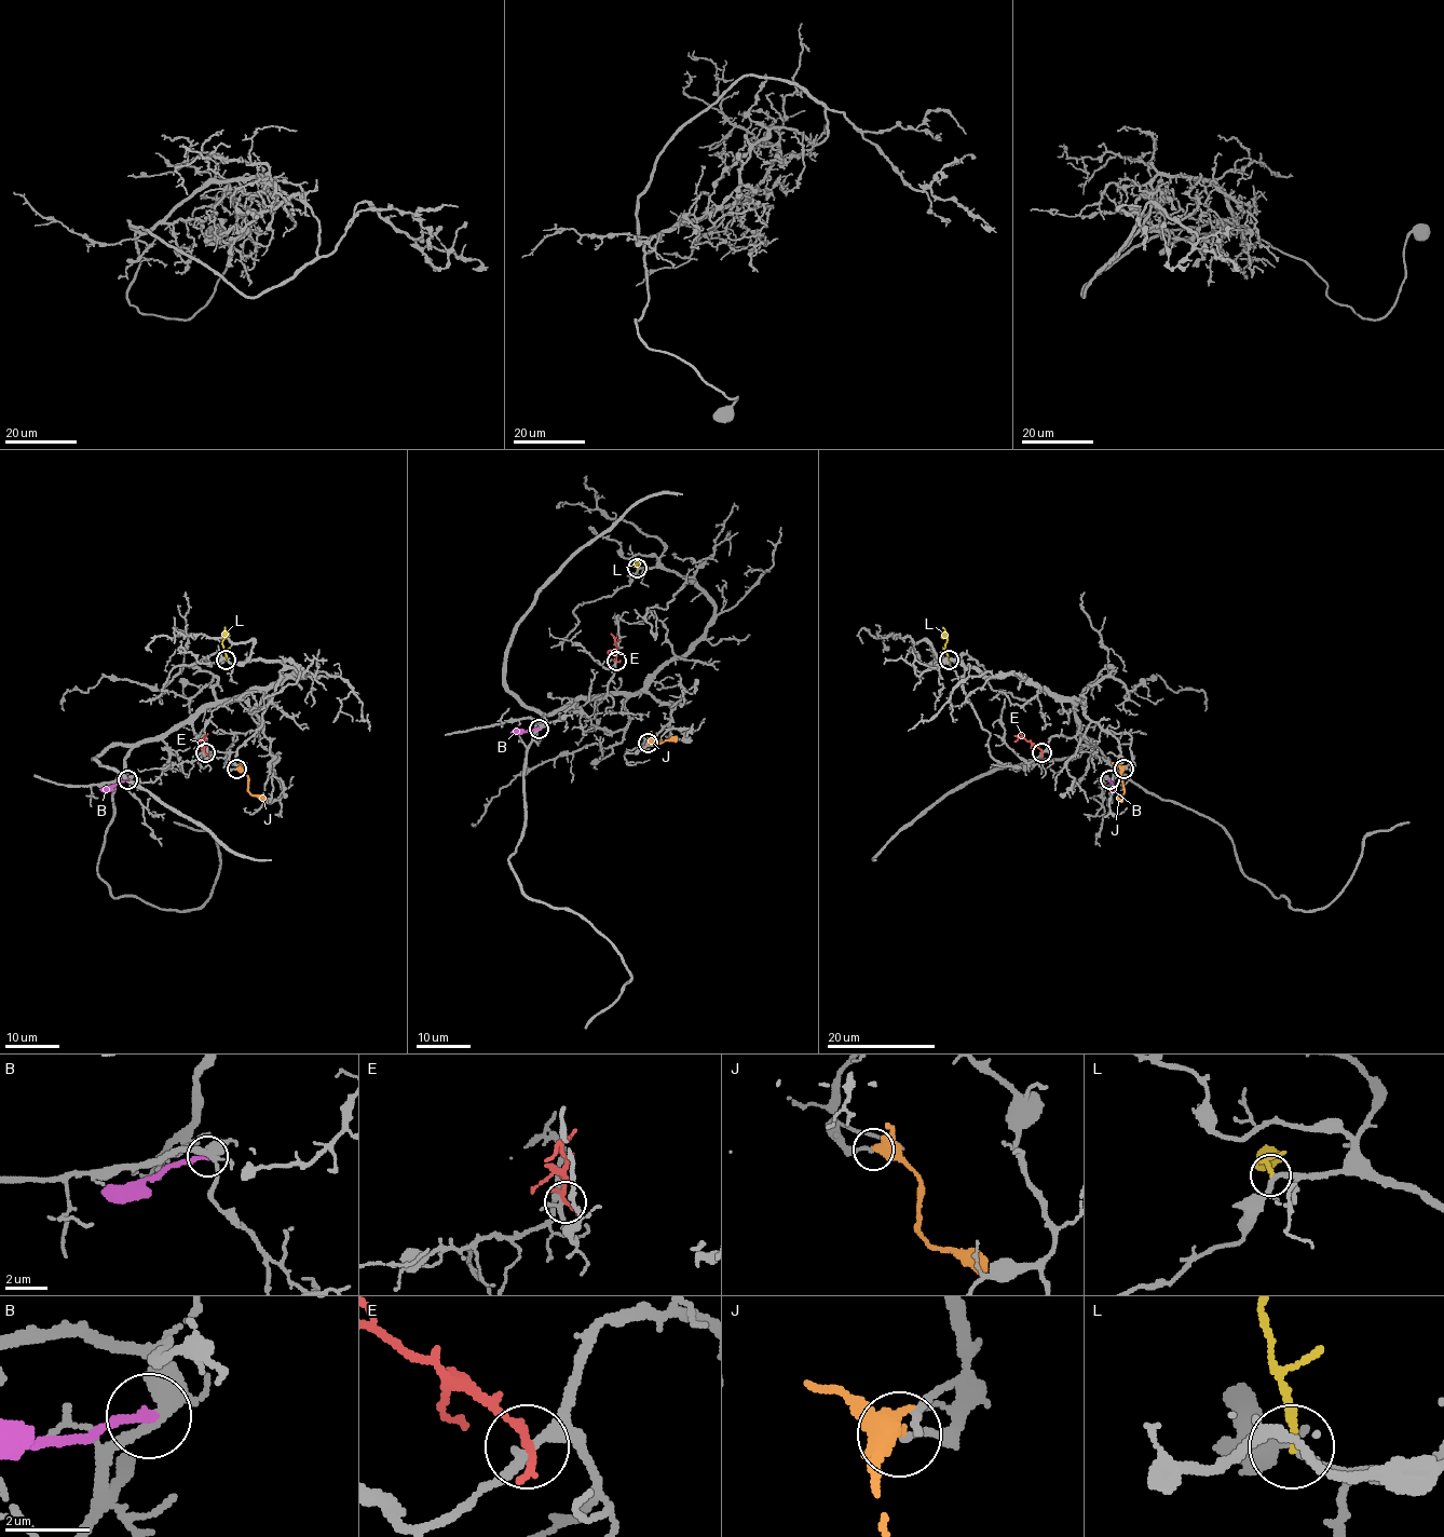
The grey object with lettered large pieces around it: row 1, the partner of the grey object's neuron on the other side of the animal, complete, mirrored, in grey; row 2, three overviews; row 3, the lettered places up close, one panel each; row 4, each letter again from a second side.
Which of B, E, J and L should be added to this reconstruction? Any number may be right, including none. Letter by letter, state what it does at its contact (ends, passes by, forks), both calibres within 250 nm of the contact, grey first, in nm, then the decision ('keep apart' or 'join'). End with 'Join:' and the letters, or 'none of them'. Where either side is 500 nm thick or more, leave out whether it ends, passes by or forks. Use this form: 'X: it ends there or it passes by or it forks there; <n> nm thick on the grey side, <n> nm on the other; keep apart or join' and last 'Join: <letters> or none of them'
B: it ends there; 320 nm thick on the grey side, 240 nm on the other; keep apart
E: it ends there; 240 nm thick on the grey side, 240 nm on the other; keep apart
J: it ends there; 160 nm thick on the grey side, 480 nm on the other; keep apart
L: it ends there; 190 nm thick on the grey side, 170 nm on the other; keep apart
Join: none of them

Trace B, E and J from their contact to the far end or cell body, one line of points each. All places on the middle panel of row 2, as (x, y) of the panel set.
B: (539, 729), (512, 733)
E: (616, 662), (611, 633)
J: (648, 744), (659, 744), (677, 735)

